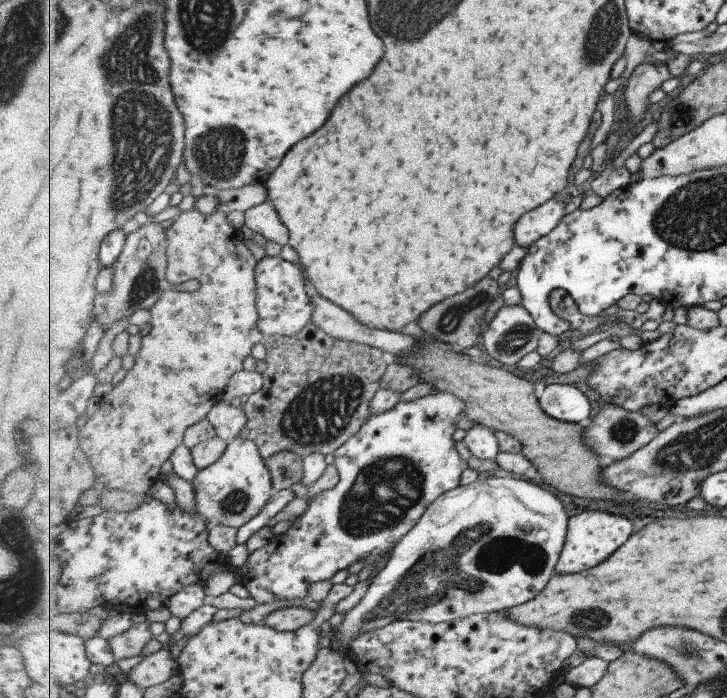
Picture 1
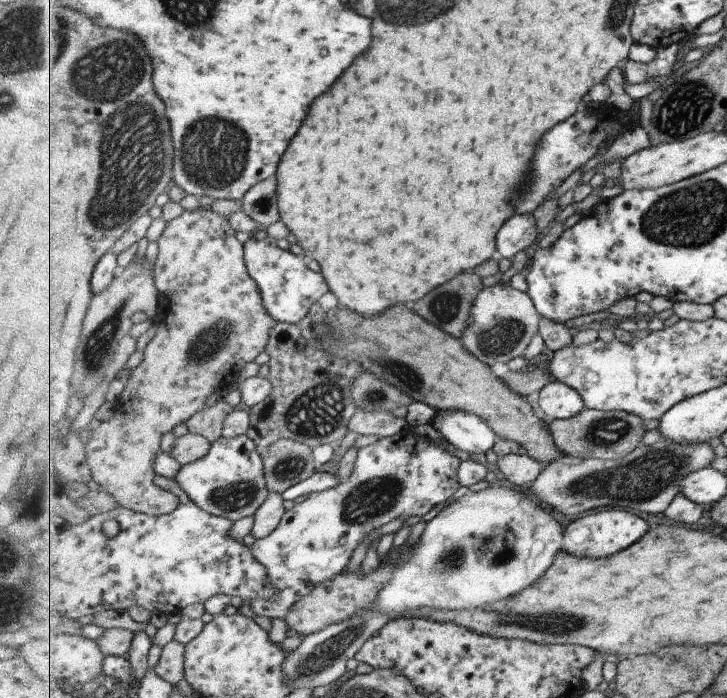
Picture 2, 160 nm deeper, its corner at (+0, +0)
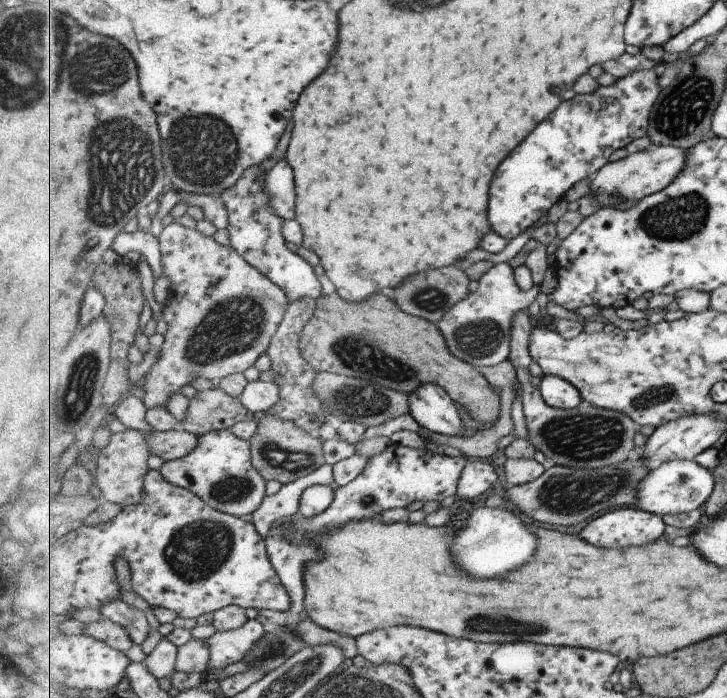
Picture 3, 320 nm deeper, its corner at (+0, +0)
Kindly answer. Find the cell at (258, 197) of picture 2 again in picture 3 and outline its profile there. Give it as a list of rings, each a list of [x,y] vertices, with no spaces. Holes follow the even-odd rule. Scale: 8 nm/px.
[[[287,154],[274,163],[268,172],[264,189],[268,190],[272,207],[284,219],[295,220],[297,190],[293,182],[293,168],[287,162]]]

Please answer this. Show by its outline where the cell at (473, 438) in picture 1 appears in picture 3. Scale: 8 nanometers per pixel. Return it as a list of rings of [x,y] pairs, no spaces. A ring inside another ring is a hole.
[[[426,382],[409,396],[410,414],[420,426],[447,436],[460,436],[463,432],[463,416],[442,386]]]

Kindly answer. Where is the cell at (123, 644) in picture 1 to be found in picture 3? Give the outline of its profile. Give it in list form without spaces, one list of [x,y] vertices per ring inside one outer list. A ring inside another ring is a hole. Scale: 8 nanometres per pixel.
[[[101,616],[100,619],[83,625],[83,634],[105,641],[114,649],[127,652],[133,648],[134,640],[127,629],[114,620]]]

